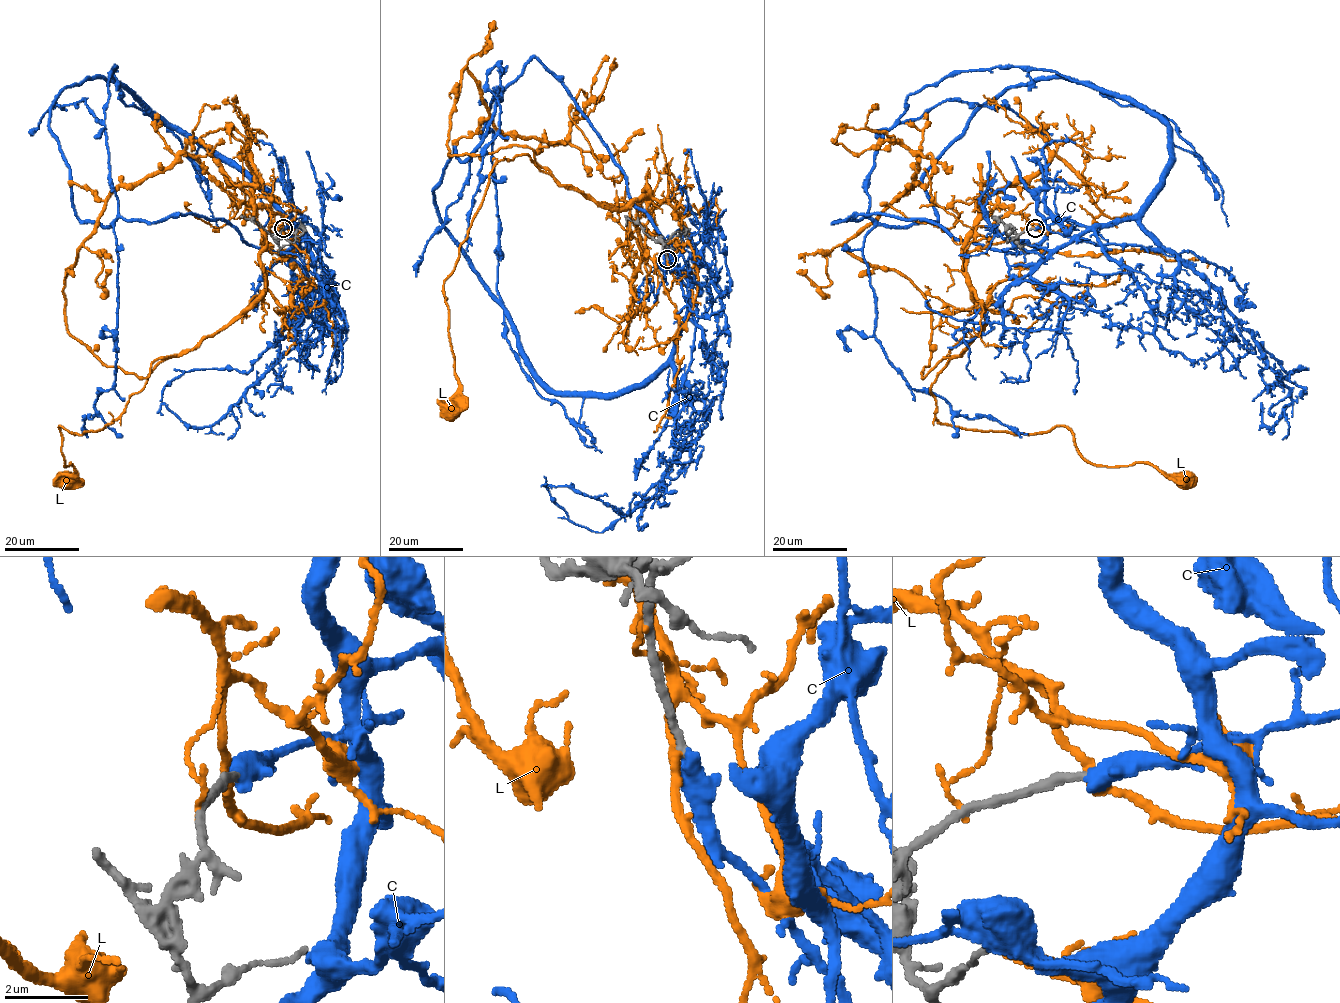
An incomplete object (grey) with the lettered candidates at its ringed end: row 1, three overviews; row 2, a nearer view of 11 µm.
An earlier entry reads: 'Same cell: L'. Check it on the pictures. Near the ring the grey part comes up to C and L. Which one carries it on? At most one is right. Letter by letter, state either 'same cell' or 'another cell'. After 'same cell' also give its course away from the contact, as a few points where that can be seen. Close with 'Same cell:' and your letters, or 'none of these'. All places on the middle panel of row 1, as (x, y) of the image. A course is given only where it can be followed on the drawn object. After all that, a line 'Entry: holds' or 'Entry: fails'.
C: another cell
L: another cell
Same cell: none of these
Entry: fails

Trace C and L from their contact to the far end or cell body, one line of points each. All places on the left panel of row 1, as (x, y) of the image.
C: (283, 228), (295, 236), (278, 252), (224, 220), (119, 217), (115, 383), (84, 433)
L: (283, 229), (253, 204), (265, 290), (162, 360), (111, 423), (81, 434), (59, 426), (74, 470), (66, 481)

